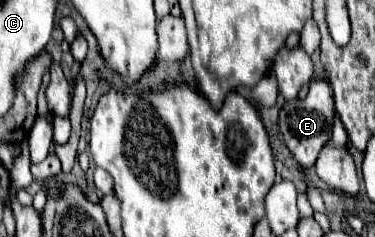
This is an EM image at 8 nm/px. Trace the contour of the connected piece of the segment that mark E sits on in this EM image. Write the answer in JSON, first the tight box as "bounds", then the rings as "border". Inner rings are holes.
{"bounds":[279,81,335,167],"border":[[[313,81],[311,89],[305,99],[293,99],[285,101],[279,111],[279,131],[283,135],[285,145],[289,147],[291,155],[297,159],[301,167],[313,167],[321,147],[331,139],[331,125],[333,125],[335,105],[333,105],[333,93],[327,81]]]}

